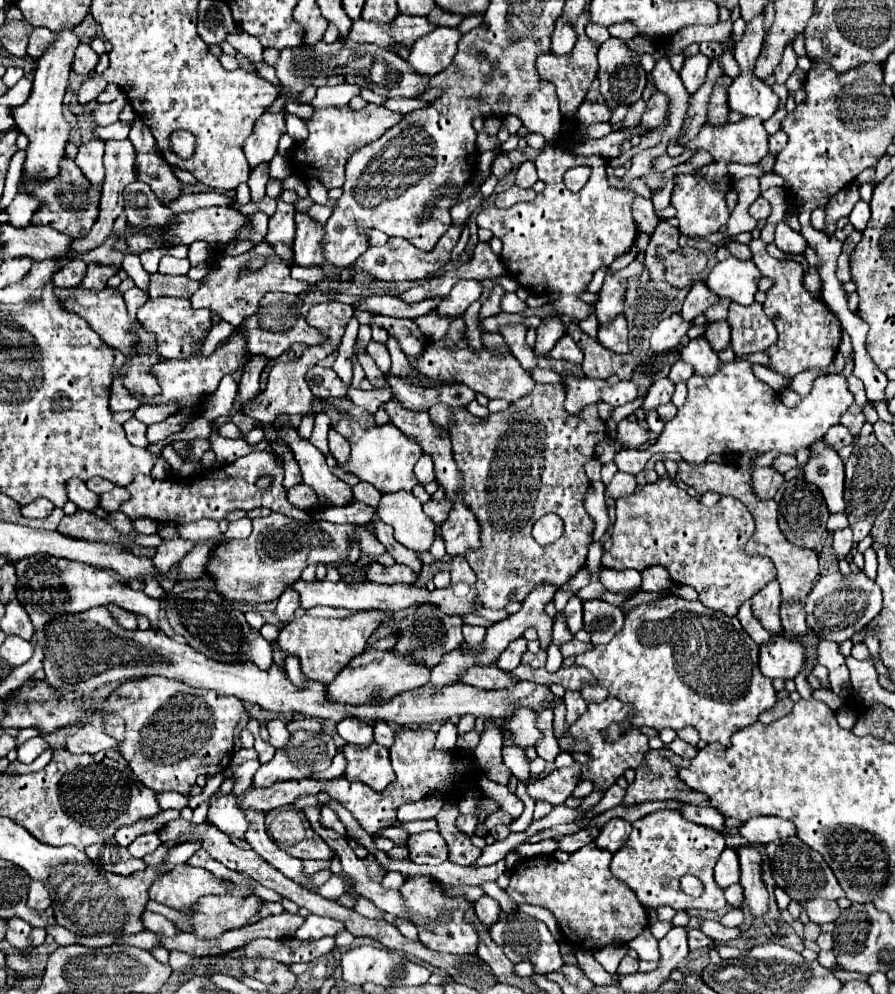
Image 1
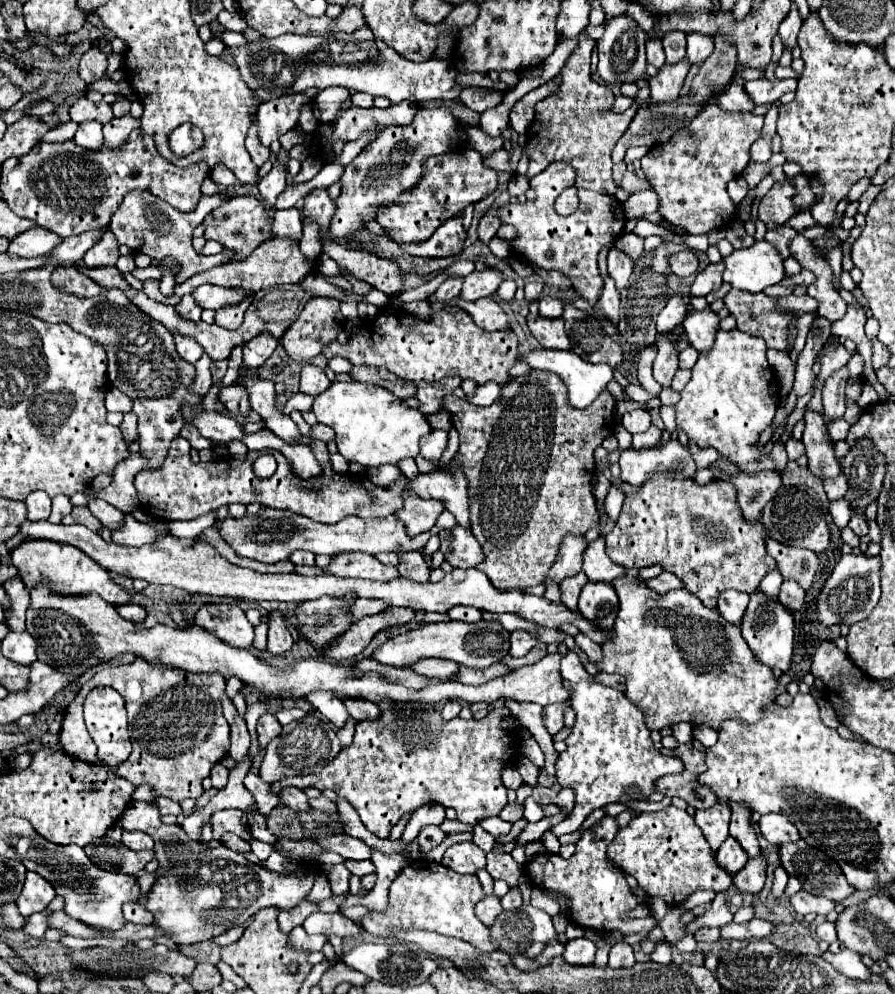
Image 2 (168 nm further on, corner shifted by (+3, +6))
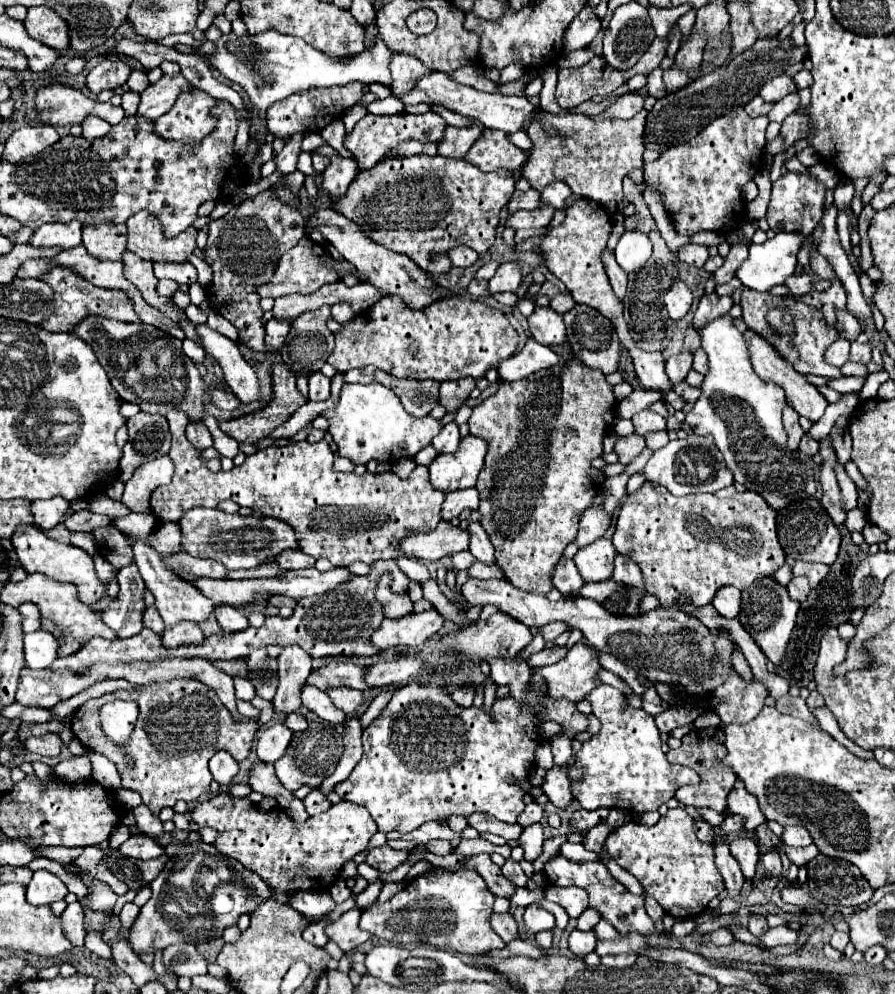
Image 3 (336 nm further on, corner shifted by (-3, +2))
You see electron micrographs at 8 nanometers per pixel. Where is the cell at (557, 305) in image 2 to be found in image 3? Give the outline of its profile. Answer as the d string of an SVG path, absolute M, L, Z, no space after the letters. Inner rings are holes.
M557 293L553 299L551 299L551 307L557 311L557 313L567 313L571 307L575 305L573 297L569 293Z

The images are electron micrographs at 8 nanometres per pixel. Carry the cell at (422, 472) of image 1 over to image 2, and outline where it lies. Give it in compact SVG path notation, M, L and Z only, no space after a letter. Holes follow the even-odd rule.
M431 431L421 439L421 457L437 463L445 445L447 445L447 433L445 431Z

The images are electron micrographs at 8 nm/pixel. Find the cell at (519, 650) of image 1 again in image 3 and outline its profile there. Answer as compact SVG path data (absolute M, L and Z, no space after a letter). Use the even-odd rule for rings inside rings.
M555 621L555 623L547 623L545 627L541 627L541 635L547 643L551 643L555 637L559 637L561 633L565 633L569 629L567 623L561 623L561 621Z

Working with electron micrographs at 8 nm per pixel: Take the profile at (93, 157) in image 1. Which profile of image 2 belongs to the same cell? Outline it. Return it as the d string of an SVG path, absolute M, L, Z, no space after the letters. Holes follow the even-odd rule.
M87 121L81 123L75 137L75 143L79 143L79 147L87 149L87 151L97 151L103 147L103 135L101 135L101 125L95 121Z

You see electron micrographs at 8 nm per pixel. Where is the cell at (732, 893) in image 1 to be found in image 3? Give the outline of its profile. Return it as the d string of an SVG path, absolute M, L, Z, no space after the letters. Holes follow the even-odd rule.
M773 849L773 851L769 851L761 857L761 869L769 875L779 875L781 873L781 857L779 857L777 849Z

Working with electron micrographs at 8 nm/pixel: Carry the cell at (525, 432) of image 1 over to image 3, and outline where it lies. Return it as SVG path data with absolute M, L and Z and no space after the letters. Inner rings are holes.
M567 343L551 349L565 359L561 367L533 373L515 383L499 383L497 393L477 405L469 419L471 435L489 443L485 467L475 485L481 495L481 527L495 545L495 563L503 569L507 581L537 595L547 595L553 589L549 575L565 547L575 541L579 519L589 503L593 503L597 485L589 479L591 459L603 453L601 439L607 433L603 415L615 407L613 387L601 371L583 365Z

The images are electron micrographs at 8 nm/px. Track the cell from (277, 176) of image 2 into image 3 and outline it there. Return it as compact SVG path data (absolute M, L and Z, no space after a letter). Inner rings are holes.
M305 133L291 135L291 139L281 149L281 153L275 157L279 173L287 175L287 173L293 173L297 169L297 157L301 153L301 141L303 141L303 137L305 137Z

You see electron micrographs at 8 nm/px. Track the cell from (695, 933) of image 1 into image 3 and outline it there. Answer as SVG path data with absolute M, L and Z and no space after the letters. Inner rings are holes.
M721 927L721 929L717 929L717 931L713 931L711 933L711 941L715 943L715 945L729 945L729 943L733 943L733 933L727 929L727 927Z

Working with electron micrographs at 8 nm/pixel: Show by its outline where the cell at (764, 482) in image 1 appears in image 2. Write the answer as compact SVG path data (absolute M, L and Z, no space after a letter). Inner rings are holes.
M775 441L773 449L771 449L771 457L773 457L775 465L777 465L777 471L779 471L779 473L783 473L783 471L785 471L785 465L787 465L787 453L785 453L783 443Z

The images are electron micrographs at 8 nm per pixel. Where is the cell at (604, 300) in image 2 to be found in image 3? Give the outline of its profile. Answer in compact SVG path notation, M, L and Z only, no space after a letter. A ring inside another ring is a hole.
M605 249L603 255L601 255L601 259L603 259L603 265L605 265L605 271L609 275L609 281L611 281L613 291L617 293L619 299L623 299L625 297L625 289L627 289L627 273L617 265L613 251Z

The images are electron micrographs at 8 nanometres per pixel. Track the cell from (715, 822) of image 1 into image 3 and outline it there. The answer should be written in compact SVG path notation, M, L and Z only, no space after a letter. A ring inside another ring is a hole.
M727 813L727 819L721 823L721 829L723 829L725 833L743 831L743 823L745 823L745 819L743 819L741 815L731 815L731 813Z

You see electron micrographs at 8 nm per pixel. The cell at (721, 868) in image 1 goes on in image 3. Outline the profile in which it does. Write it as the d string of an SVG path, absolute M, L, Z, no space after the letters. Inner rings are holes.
M739 837L731 841L731 855L739 861L741 871L747 879L755 877L755 867L759 861L759 847L753 837Z

